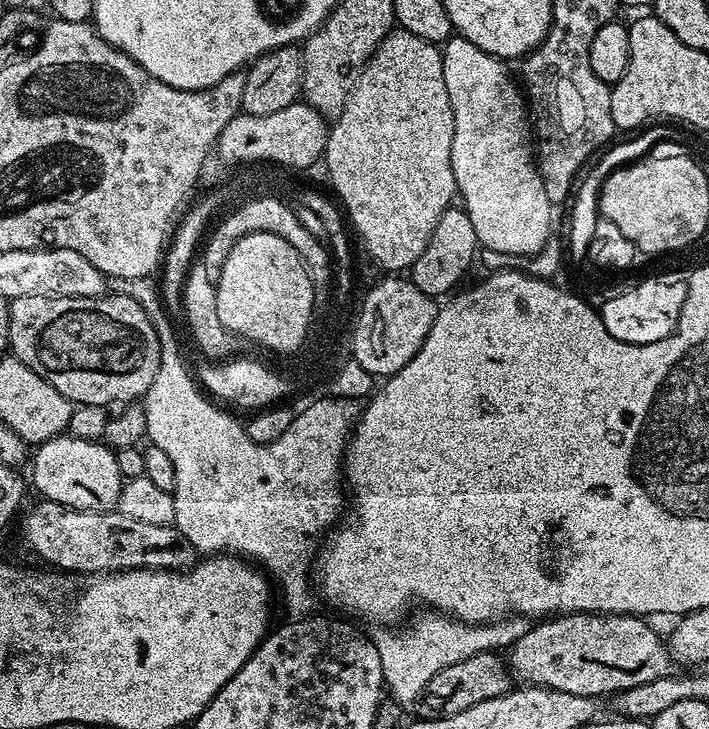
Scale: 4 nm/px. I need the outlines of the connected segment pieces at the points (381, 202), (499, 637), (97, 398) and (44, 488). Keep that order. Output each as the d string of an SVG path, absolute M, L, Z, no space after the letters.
M394 30L374 50L374 54L368 59L368 64L362 70L346 106L340 111L339 116L331 121L328 129L328 141L324 147L322 164L328 167L328 176L340 195L339 203L350 221L351 227L356 227L358 235L364 239L368 252L384 268L411 269L412 263L426 250L426 242L430 242L430 234L434 234L434 226L438 226L438 218L448 208L453 207L458 193L454 178L454 169L451 166L451 143L454 141L455 116L451 106L451 100L446 90L445 79L443 78L443 58L441 49L428 40L418 38L418 34L410 34L403 30Z
M435 610L421 612L424 613L405 632L395 632L392 626L376 626L370 632L378 650L378 658L382 658L382 674L387 693L400 710L415 709L419 705L430 678L434 678L438 670L446 670L446 666L454 666L454 662L462 662L474 654L507 650L534 625L528 618L505 618L481 626L466 624Z
M105 294L90 298L82 298L81 296L14 298L8 306L8 348L11 355L15 356L17 360L21 360L26 366L30 366L30 370L34 370L34 374L38 374L46 382L50 382L50 386L54 386L54 390L58 390L58 394L62 394L76 406L82 404L109 406L108 404L114 403L115 400L124 400L120 402L139 401L154 382L154 374L158 374L158 362L162 359L162 342L156 337L156 331L146 314L146 310L142 310L142 306L134 298L119 294Z
M61 434L39 445L31 464L32 484L43 499L83 512L111 512L116 508L125 479L118 470L115 451L107 444Z

